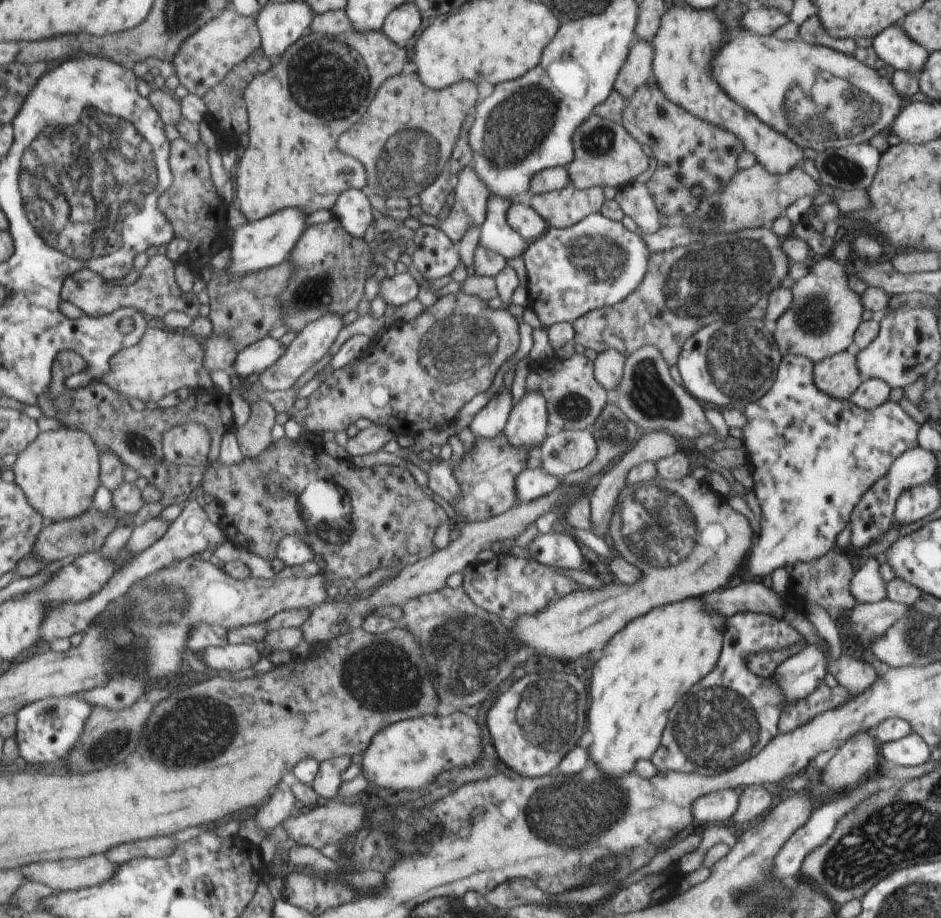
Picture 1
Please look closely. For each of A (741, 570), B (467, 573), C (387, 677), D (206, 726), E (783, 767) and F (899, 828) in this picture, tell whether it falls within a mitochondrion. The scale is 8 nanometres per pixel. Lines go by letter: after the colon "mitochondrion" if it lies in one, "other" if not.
A: other
B: other
C: mitochondrion
D: mitochondrion
E: other
F: mitochondrion

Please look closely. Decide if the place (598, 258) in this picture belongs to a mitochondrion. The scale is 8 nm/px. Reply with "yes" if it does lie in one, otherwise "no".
yes

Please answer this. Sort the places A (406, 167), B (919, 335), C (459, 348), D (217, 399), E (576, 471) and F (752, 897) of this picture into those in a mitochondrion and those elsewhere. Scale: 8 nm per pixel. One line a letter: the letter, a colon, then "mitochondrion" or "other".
A: mitochondrion
B: other
C: mitochondrion
D: other
E: other
F: mitochondrion

